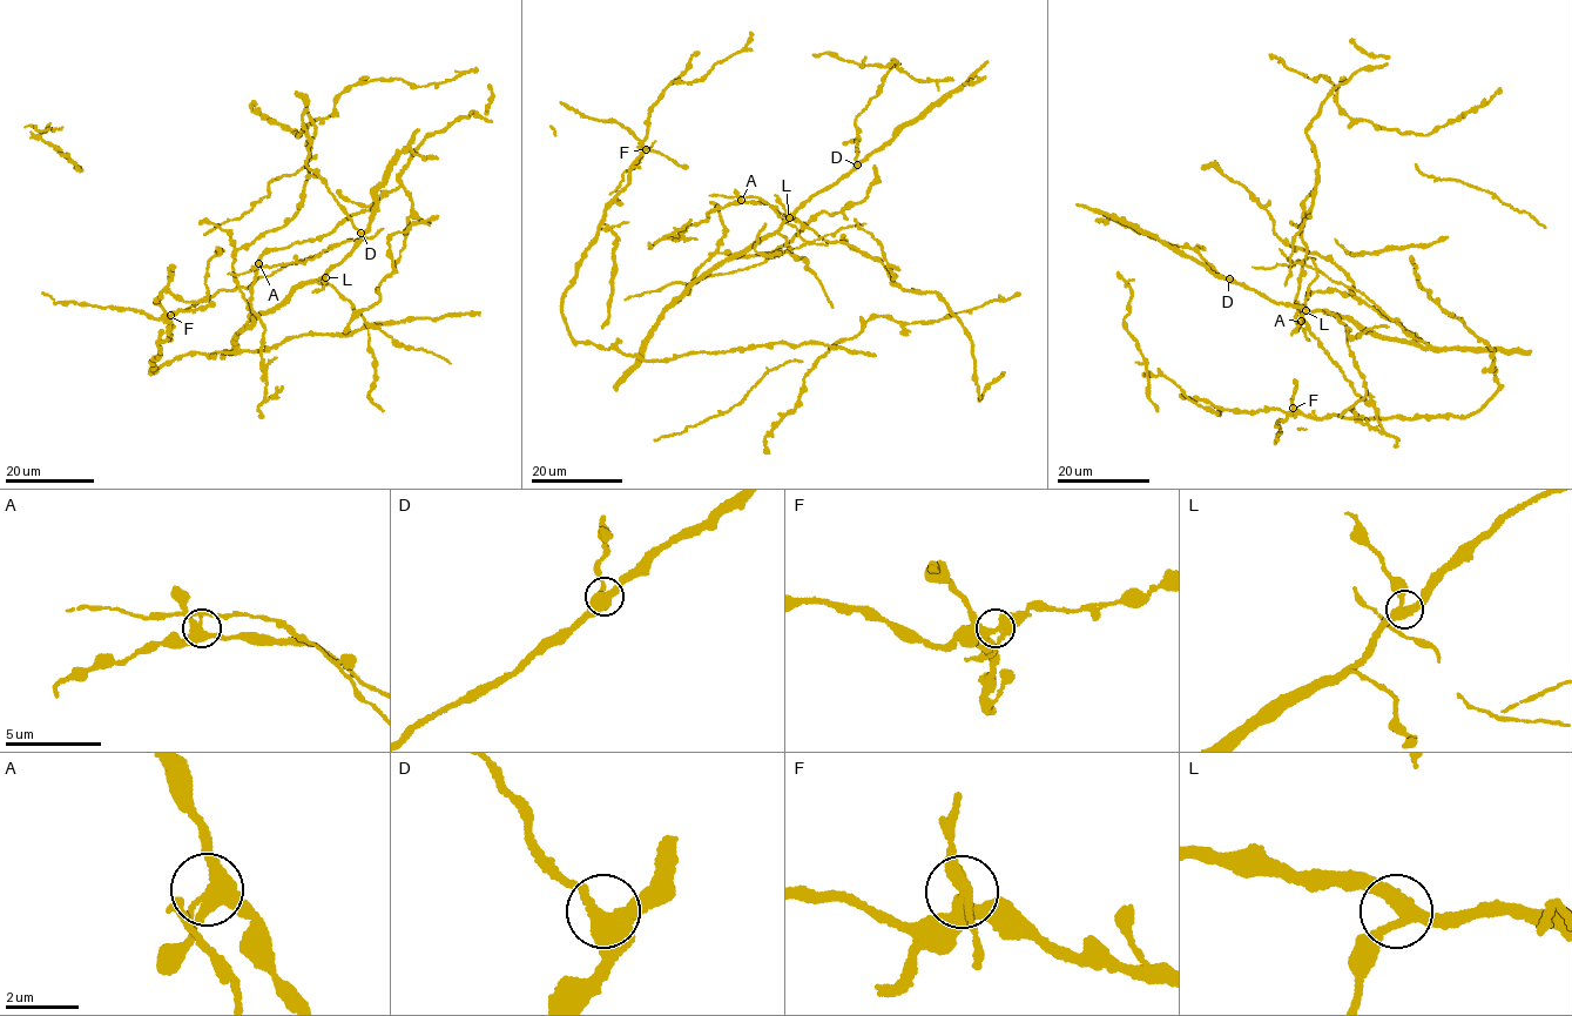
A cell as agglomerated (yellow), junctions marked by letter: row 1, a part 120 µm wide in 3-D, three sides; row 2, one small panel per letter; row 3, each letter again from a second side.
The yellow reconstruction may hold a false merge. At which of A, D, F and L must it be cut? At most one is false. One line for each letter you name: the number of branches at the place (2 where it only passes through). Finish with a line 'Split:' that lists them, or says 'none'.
A: 4 branches meet
Split: A

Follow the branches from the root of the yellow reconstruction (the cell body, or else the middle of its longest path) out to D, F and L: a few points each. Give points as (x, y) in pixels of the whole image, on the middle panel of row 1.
D: (743, 196), (763, 200), (808, 243), (760, 263), (693, 280), (674, 304), (695, 282), (776, 233), (857, 165)
F: (743, 196), (763, 200), (808, 243), (693, 280), (641, 360), (579, 343), (564, 293), (646, 149)
L: (743, 196), (763, 200), (808, 243), (760, 263), (693, 280), (674, 304), (695, 282), (774, 234), (789, 217)

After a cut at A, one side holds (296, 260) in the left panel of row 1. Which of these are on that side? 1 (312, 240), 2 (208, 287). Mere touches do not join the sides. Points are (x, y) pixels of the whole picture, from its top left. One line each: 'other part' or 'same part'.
1: other part
2: other part

